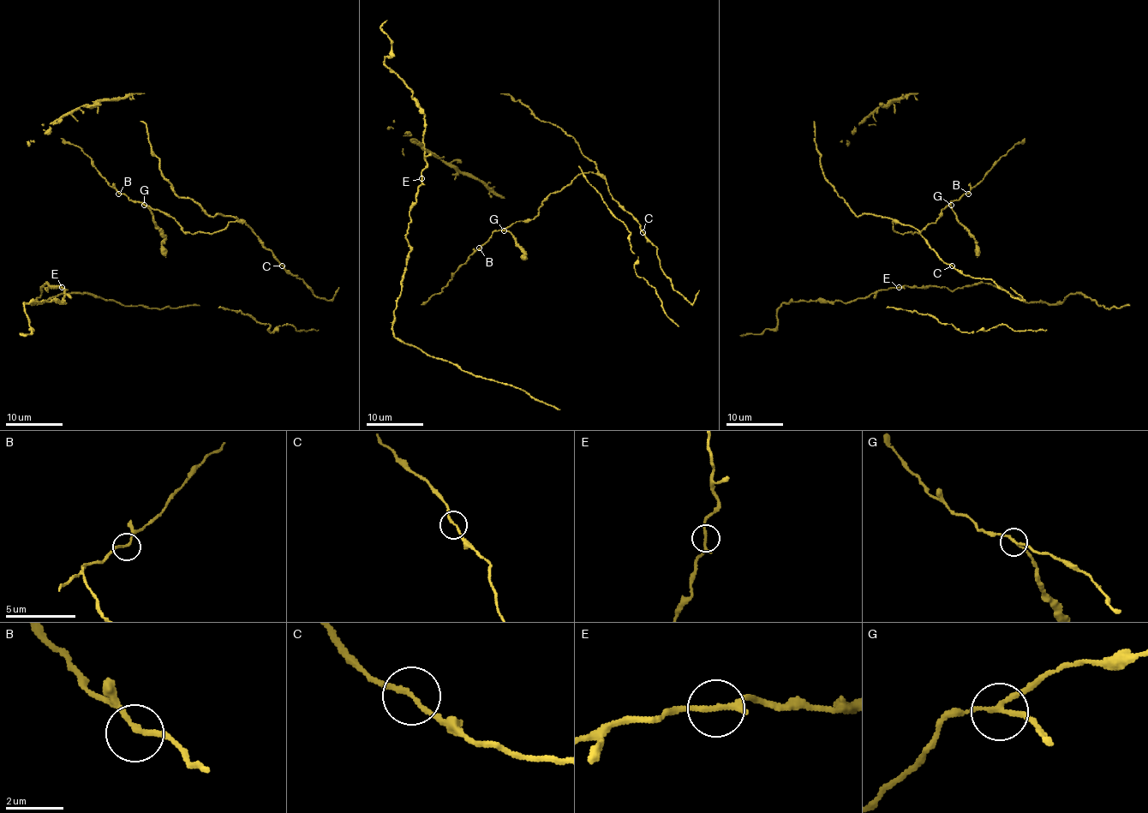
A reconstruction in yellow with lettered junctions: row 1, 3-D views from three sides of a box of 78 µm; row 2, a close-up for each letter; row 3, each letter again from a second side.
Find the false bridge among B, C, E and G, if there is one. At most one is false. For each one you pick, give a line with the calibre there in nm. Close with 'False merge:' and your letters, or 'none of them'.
G: Thickness 160 nm
False merge: G

